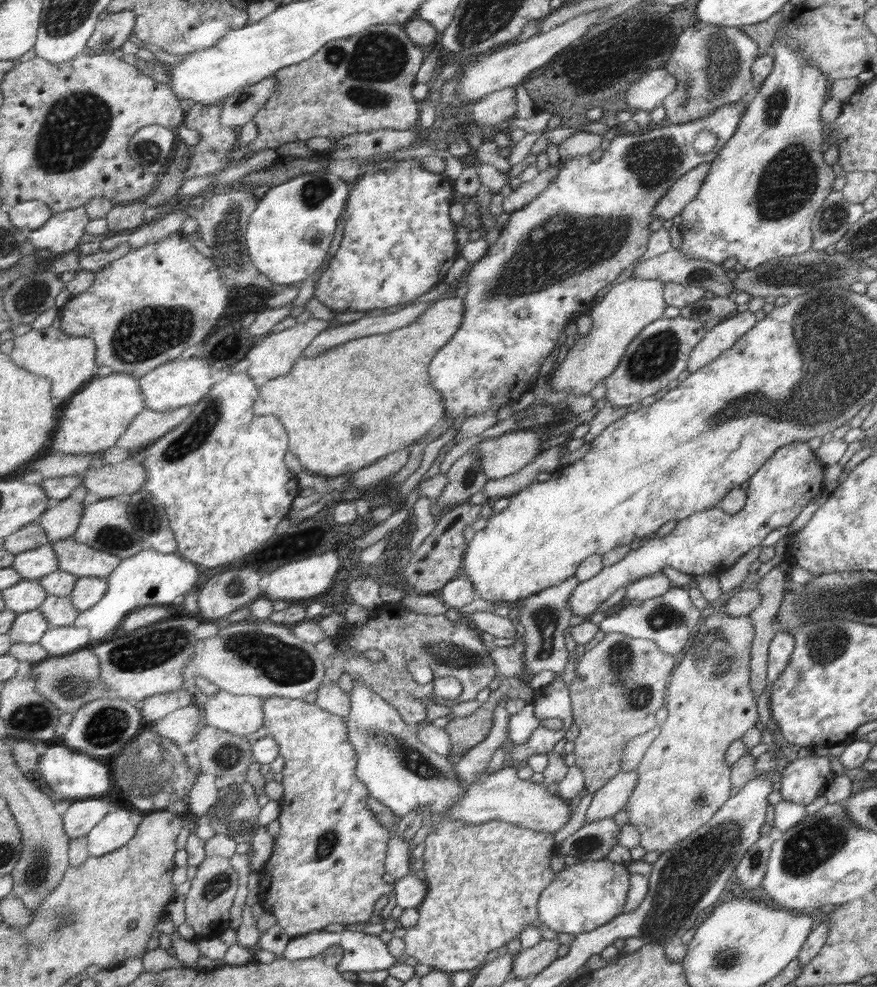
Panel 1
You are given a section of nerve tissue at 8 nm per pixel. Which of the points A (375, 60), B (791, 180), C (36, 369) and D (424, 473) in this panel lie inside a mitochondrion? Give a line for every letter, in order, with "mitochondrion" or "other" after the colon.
A: mitochondrion
B: mitochondrion
C: other
D: other

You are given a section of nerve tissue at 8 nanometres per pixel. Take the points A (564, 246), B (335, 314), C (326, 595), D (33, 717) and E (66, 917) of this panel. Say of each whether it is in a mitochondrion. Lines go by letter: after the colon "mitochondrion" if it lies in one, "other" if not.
A: mitochondrion
B: other
C: other
D: mitochondrion
E: mitochondrion

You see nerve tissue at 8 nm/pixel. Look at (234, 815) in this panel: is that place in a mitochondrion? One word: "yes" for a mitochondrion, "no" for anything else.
yes

